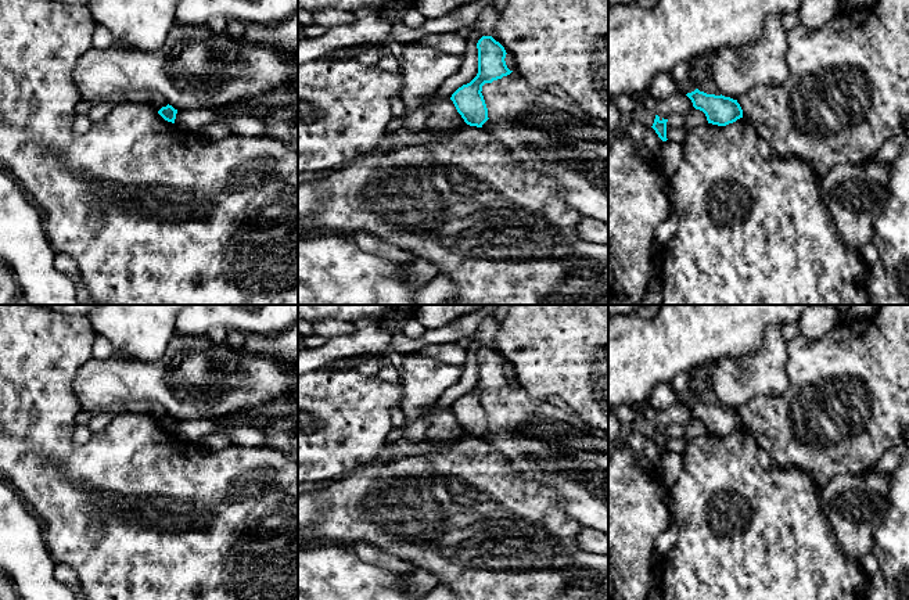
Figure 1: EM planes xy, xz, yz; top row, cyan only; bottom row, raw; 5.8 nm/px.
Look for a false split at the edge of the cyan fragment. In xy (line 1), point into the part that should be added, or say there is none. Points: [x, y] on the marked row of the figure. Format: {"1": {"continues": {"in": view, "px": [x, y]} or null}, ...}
{"1": {"continues": null}}

